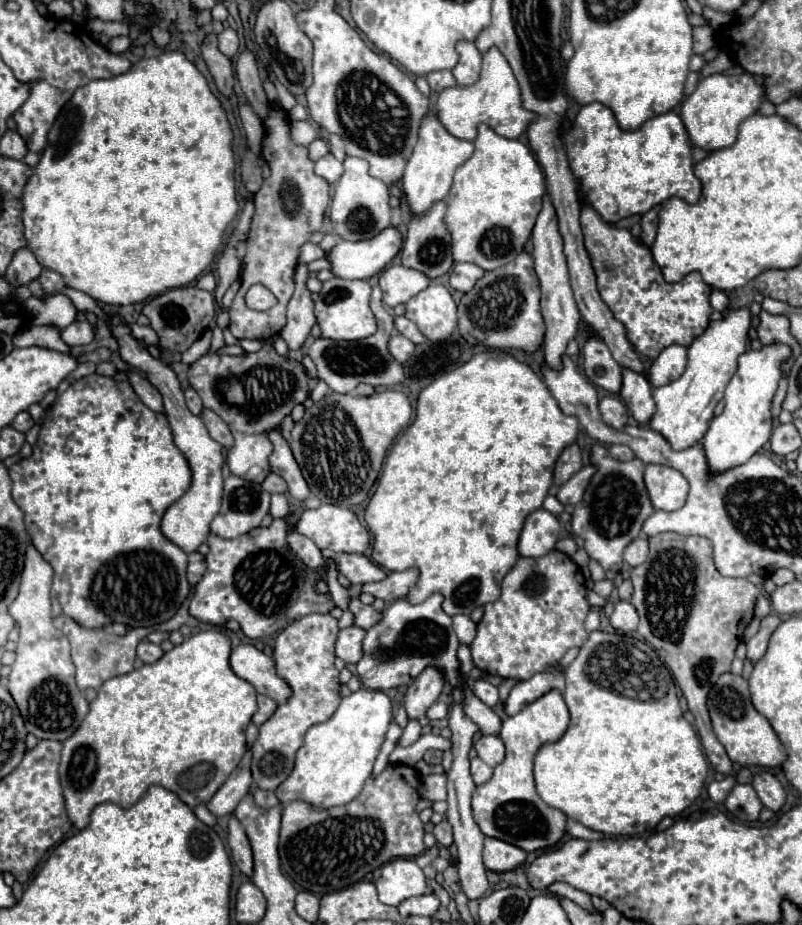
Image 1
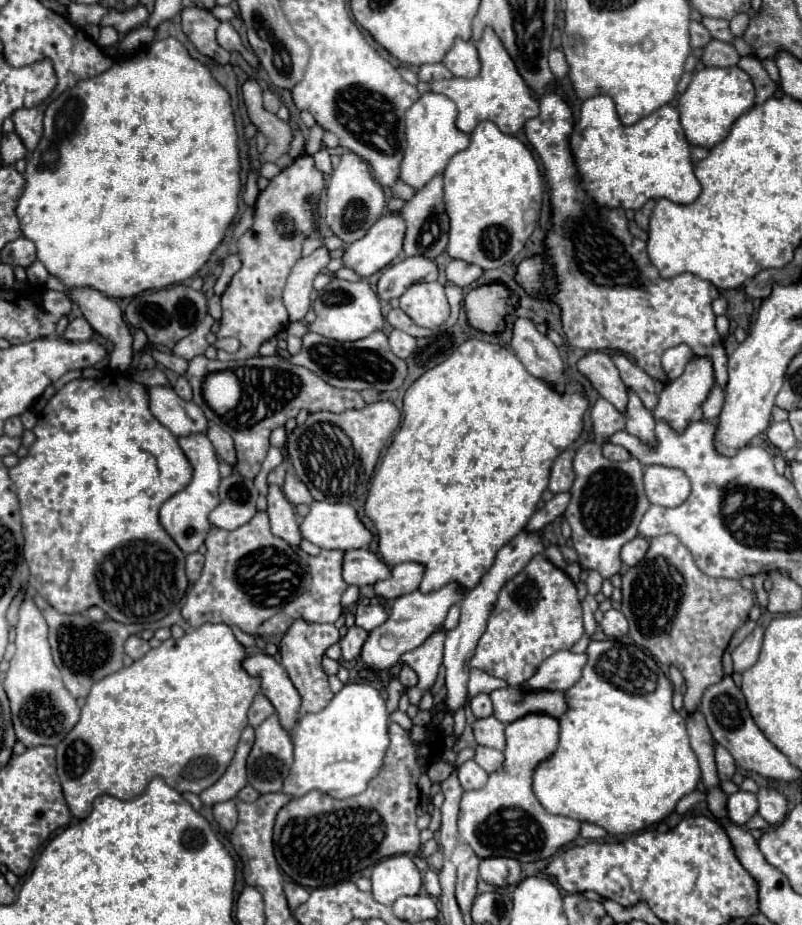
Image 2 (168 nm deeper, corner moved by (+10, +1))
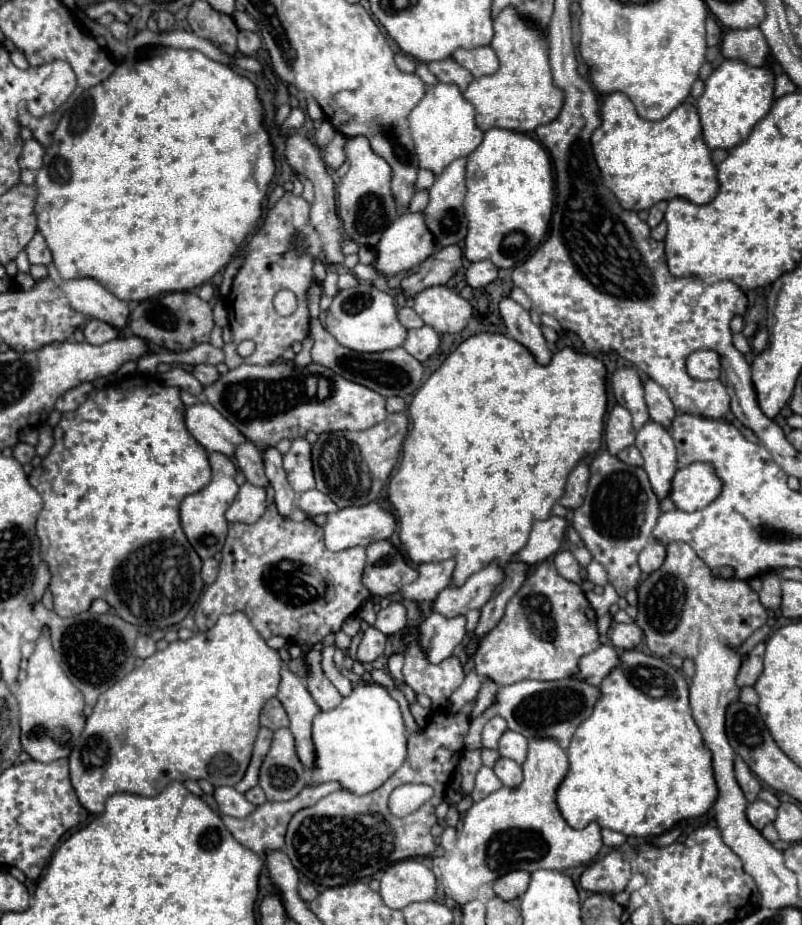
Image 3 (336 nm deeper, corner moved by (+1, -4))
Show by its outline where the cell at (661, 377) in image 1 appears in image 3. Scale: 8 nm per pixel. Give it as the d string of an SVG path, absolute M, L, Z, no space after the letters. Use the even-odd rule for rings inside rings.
M698 350L688 356L686 370L696 380L716 380L720 376L720 354L714 350Z

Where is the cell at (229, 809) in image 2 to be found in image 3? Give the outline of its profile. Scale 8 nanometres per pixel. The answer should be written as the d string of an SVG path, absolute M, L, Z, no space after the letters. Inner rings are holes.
M218 786L214 788L214 798L218 802L218 810L224 816L234 816L234 818L246 818L250 812L256 810L254 804L250 804L244 794L240 794L236 788L230 786Z

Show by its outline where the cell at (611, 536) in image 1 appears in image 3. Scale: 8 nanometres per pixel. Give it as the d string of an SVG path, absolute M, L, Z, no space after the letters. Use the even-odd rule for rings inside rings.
M606 450L600 452L590 464L590 486L584 504L574 510L572 526L580 534L592 558L600 562L610 578L610 584L620 596L636 588L642 578L638 554L648 544L654 524L660 516L660 500L650 488L644 468L628 466Z

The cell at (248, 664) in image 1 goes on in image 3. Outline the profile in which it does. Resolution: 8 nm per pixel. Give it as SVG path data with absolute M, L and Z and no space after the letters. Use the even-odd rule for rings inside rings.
M282 670L278 700L282 702L290 718L290 730L296 738L298 758L304 768L312 768L316 760L312 742L312 720L320 712L320 706L310 696L304 678L292 674L290 670Z

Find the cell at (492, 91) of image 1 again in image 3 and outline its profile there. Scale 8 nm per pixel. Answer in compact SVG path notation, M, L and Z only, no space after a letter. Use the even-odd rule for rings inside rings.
M514 6L504 8L496 18L494 18L494 40L490 44L500 60L500 68L490 74L476 78L468 90L464 92L464 98L474 104L476 108L476 124L482 132L488 128L506 128L506 130L516 130L516 132L532 132L540 124L552 122L564 104L564 92L554 86L552 82L552 72L550 72L550 60L548 60L548 36L542 32L542 28L532 22L530 18L524 18L516 12Z

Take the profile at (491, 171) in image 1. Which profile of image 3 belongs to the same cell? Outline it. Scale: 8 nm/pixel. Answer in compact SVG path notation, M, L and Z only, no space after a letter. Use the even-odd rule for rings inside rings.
M490 128L484 134L482 144L468 156L468 168L466 168L466 218L468 218L468 236L464 240L464 256L470 262L478 260L490 260L498 268L514 268L526 262L526 258L538 248L549 231L550 218L554 209L554 178L552 178L552 166L548 152L538 144L534 138L502 130L502 128Z

